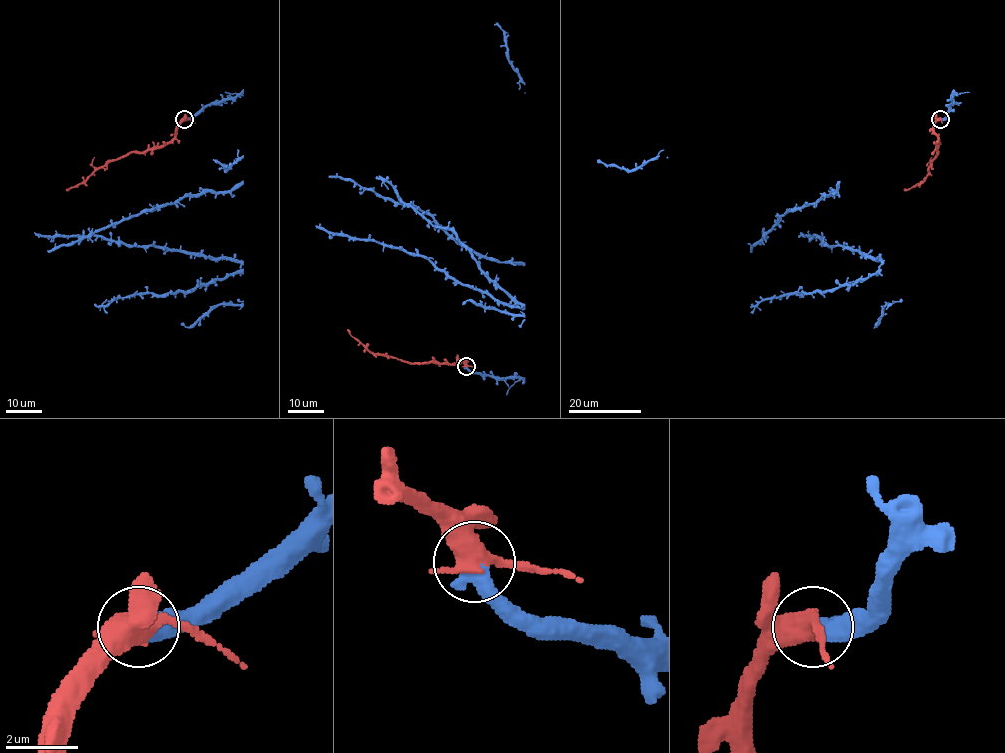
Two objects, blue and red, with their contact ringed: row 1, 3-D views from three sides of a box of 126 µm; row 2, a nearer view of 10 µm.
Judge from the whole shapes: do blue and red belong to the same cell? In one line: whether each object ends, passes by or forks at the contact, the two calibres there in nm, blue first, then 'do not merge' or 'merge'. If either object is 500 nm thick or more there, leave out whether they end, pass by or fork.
calibres 550 and 440 nm; merge

